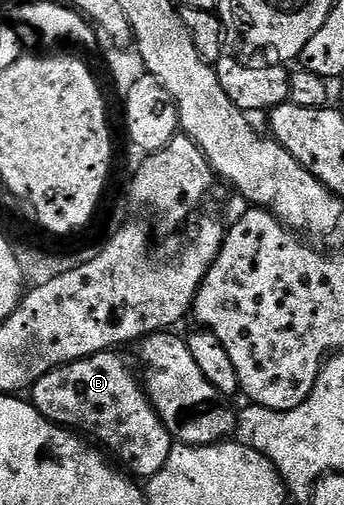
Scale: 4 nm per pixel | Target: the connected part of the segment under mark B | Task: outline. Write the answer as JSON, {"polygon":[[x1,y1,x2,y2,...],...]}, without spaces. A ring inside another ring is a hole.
{"polygon":[[122,353,94,354,88,358,65,364,61,368,53,368,53,372,41,376,41,380,37,380,31,387,29,401,32,406,37,408,37,412,41,412,41,416,45,416,51,422,56,422,59,426,72,432,78,432,80,435,94,440,108,455,116,454,124,462,122,465,136,479,149,480,157,472,161,472,161,468,165,468,165,460,169,460,173,439,165,428,165,424,157,416,153,404,147,399,147,392,143,389,136,367,134,365,131,367,119,354]]}

